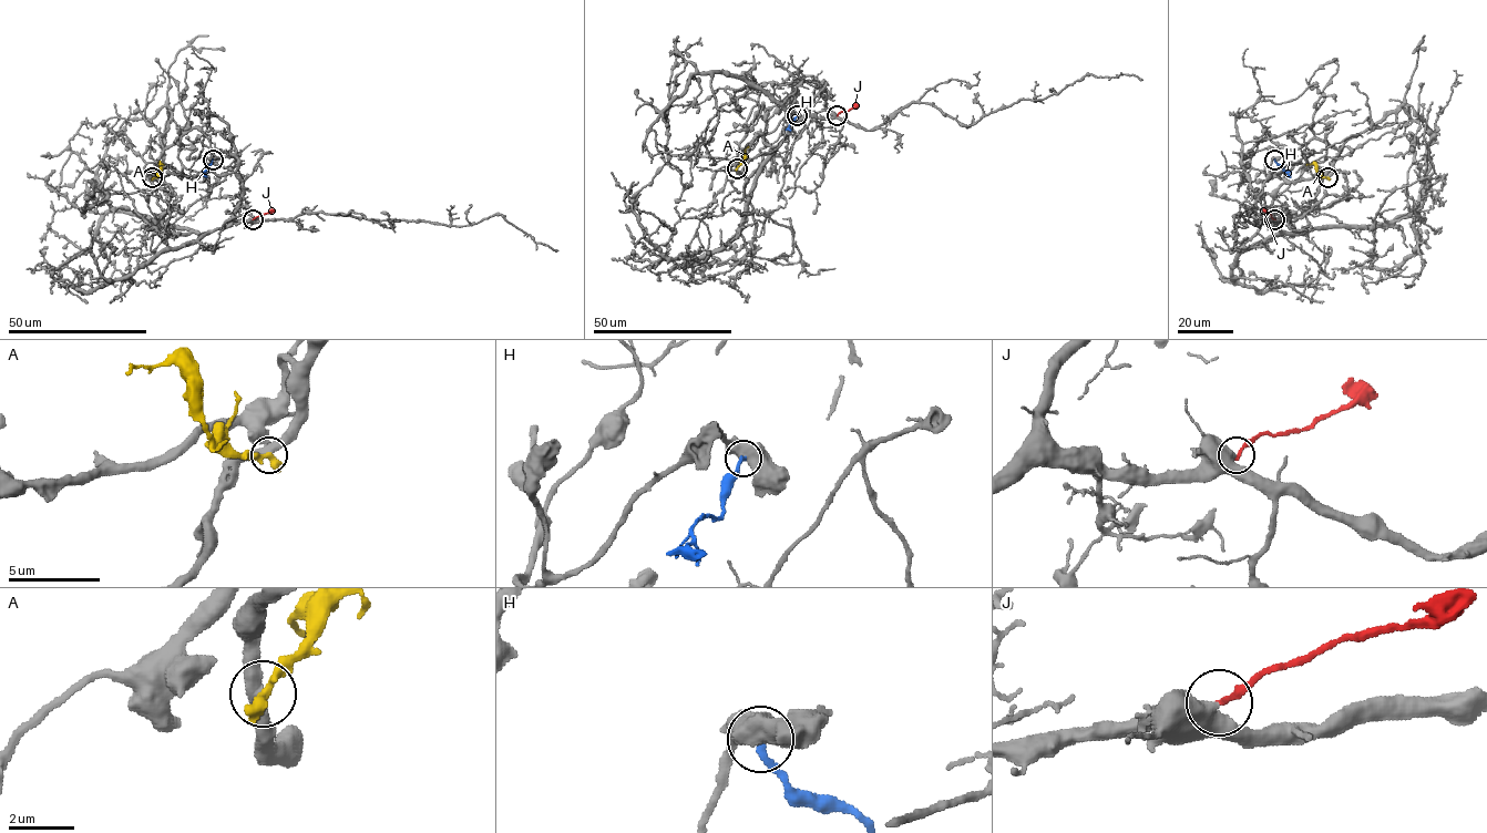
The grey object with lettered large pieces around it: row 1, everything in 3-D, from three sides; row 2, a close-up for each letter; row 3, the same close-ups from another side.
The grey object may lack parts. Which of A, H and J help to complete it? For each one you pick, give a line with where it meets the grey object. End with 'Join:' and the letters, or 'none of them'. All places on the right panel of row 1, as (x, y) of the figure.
Join: none of them

